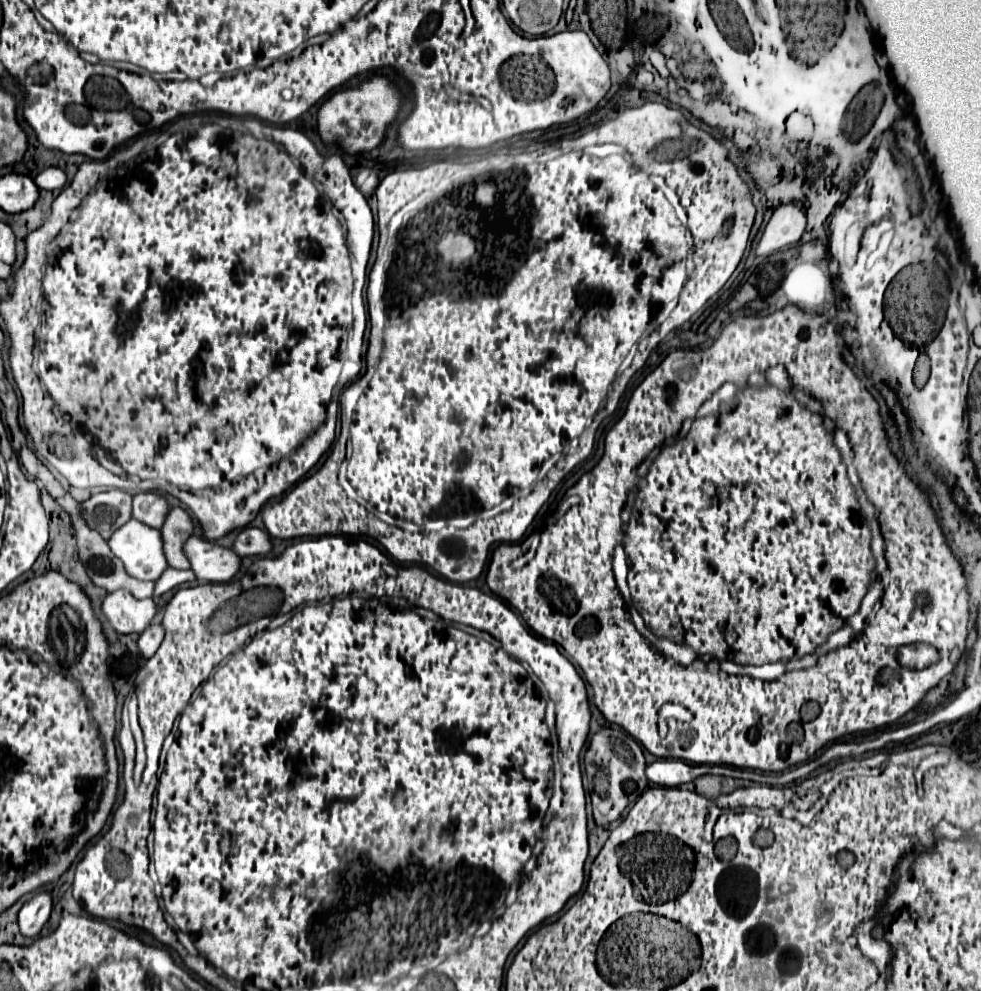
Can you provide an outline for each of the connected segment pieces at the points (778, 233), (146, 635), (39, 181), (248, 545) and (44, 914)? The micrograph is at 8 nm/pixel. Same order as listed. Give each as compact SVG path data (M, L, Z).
M780 205L774 215L770 217L758 247L758 257L768 257L770 253L782 251L786 247L796 245L802 239L802 233L806 229L806 217L796 205Z
M150 625L144 633L140 633L138 637L138 651L144 659L150 659L154 655L154 651L160 647L164 637L164 629L160 625Z
M48 167L44 169L36 179L36 185L40 189L48 189L48 191L54 191L54 189L62 189L64 183L66 183L66 173L59 167Z
M246 527L234 539L232 549L240 557L244 557L244 555L266 555L270 551L270 535L262 529Z
M42 891L42 893L36 893L32 899L28 899L18 913L18 925L20 925L22 935L36 937L40 929L46 925L50 911L52 911L50 893Z

